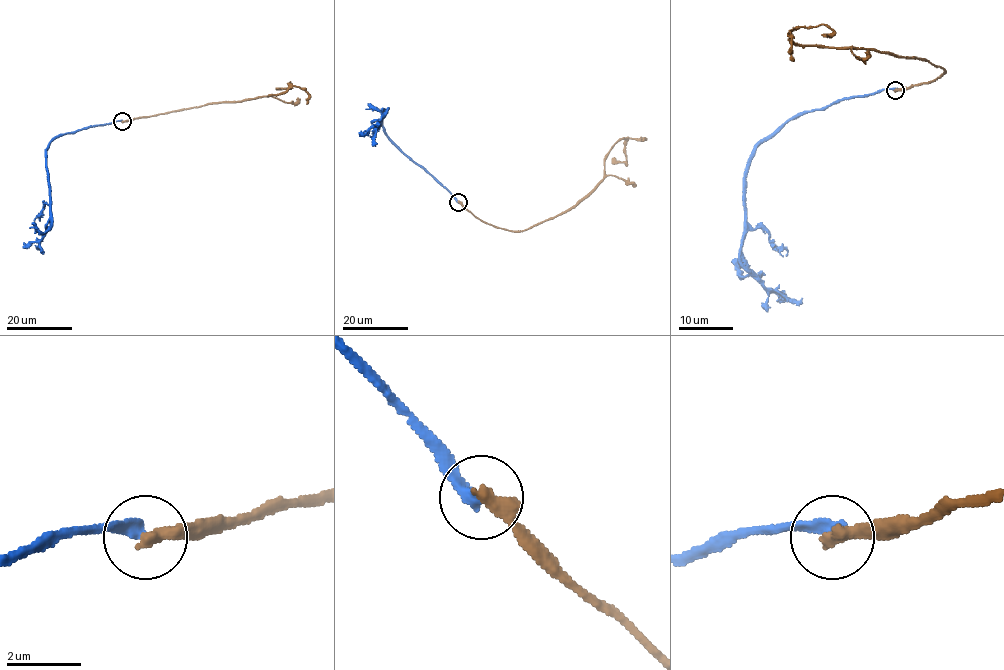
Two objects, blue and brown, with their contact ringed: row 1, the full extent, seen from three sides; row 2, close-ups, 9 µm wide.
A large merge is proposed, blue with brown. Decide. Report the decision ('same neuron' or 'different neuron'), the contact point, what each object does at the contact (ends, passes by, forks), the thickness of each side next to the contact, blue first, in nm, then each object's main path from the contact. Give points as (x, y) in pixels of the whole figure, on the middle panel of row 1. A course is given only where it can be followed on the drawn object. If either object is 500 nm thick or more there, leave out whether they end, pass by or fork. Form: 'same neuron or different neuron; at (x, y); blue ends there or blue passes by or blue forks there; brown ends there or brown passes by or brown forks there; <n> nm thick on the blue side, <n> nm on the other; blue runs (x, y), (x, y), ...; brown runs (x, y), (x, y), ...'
different neuron; at (458, 202); blue ends there; brown ends there; 360 nm thick on the blue side, 420 nm on the other; blue runs (459, 201), (413, 162), (384, 130), (382, 114), (386, 109), (383, 109), (376, 126), (375, 146); brown runs (459, 201), (484, 222), (524, 231), (577, 205), (604, 178), (604, 157), (624, 139), (626, 165), (612, 158)

